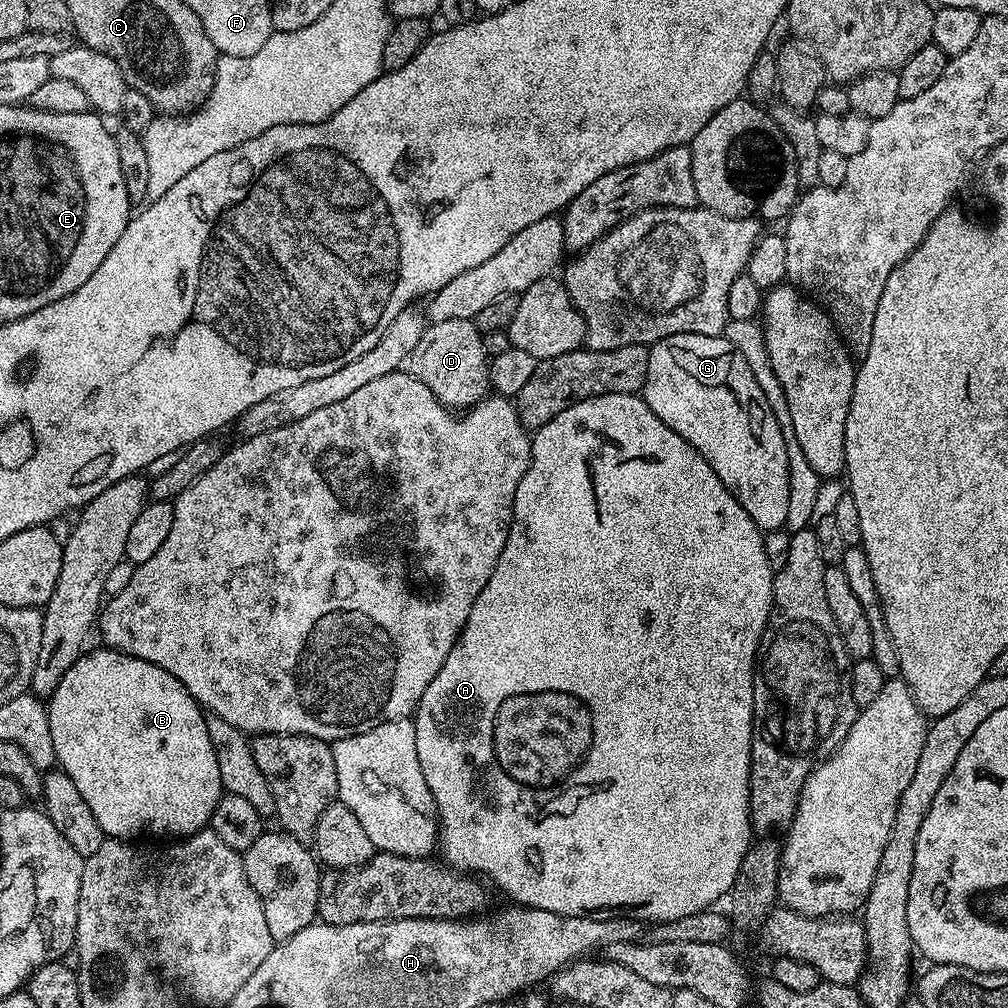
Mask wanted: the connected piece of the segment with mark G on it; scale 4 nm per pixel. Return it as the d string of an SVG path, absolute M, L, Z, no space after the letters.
M674 334L648 348L644 401L722 478L726 490L734 494L738 506L754 518L764 532L784 528L790 499L790 470L786 458L786 442L766 402L766 394L758 387L754 370L746 366L746 358L724 335Z

